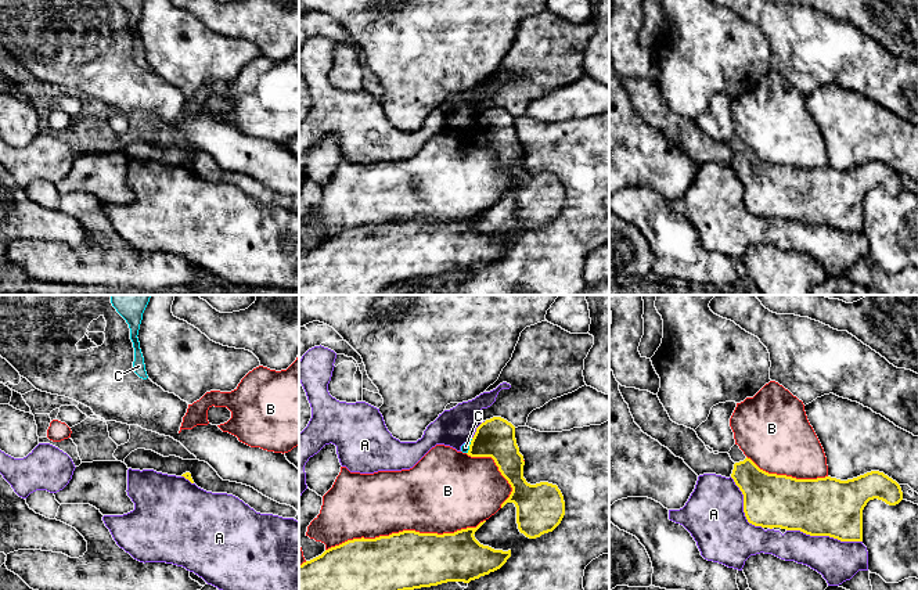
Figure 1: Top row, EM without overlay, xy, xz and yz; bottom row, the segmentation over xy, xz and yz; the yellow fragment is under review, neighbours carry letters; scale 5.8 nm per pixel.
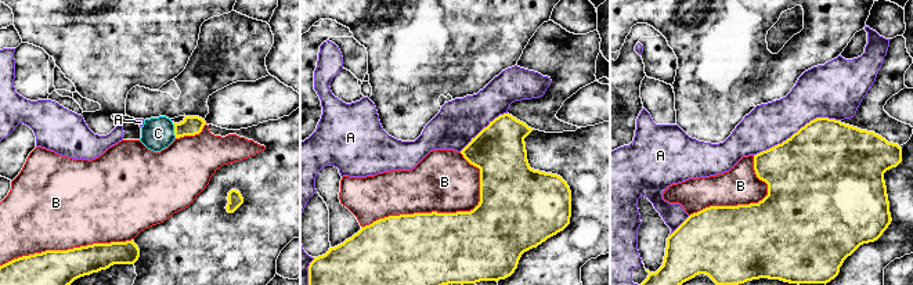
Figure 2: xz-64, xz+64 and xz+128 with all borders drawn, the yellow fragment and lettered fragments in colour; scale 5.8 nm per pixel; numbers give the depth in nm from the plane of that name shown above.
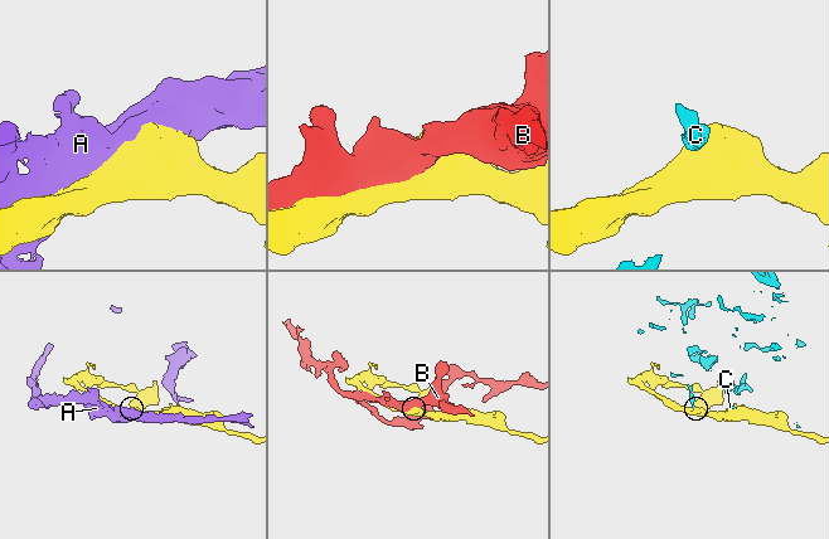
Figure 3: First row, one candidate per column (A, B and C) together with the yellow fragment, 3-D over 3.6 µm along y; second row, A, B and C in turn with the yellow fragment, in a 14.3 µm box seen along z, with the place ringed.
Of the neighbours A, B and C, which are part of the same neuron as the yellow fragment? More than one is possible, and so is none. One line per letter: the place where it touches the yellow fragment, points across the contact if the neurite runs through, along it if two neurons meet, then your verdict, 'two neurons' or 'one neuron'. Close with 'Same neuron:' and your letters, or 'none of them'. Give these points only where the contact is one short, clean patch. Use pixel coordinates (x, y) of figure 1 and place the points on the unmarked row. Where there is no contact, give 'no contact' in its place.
A: contact yz (824, 225); two neurons
B: contact xz (404, 220); two neurons
C: contact xz (470, 136); border xz (472, 129), (467, 143); two neurons
Same neuron: none of them

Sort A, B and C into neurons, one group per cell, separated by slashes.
A / B / C

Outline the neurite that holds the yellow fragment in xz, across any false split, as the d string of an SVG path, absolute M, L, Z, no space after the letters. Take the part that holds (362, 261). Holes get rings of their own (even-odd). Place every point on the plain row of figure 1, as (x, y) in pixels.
M486 211L480 212L476 217L467 217L457 220L454 223L420 223L415 220L403 220L399 223L392 223L389 226L379 226L375 229L353 229L348 230L339 235L331 237L325 240L321 245L303 252L299 255L299 295L378 295L381 291L386 289L390 284L404 281L404 280L414 280L421 277L431 277L438 276L447 271L464 271L469 273L471 270L479 269L480 266L489 265L490 262L494 262L500 259L507 249L511 247L511 240L503 241L503 240L494 240L489 235L480 234L475 229L475 222L485 213Z

